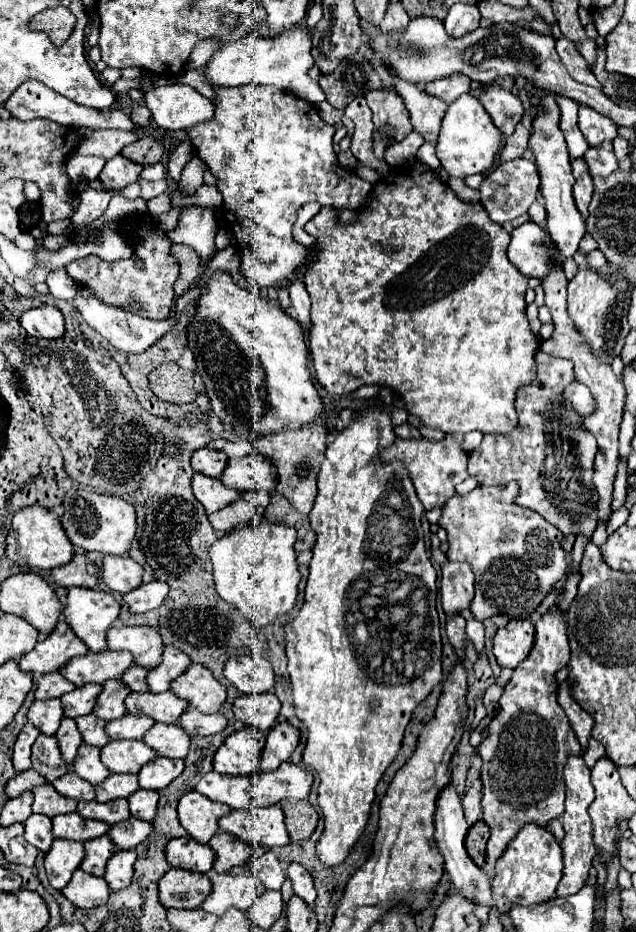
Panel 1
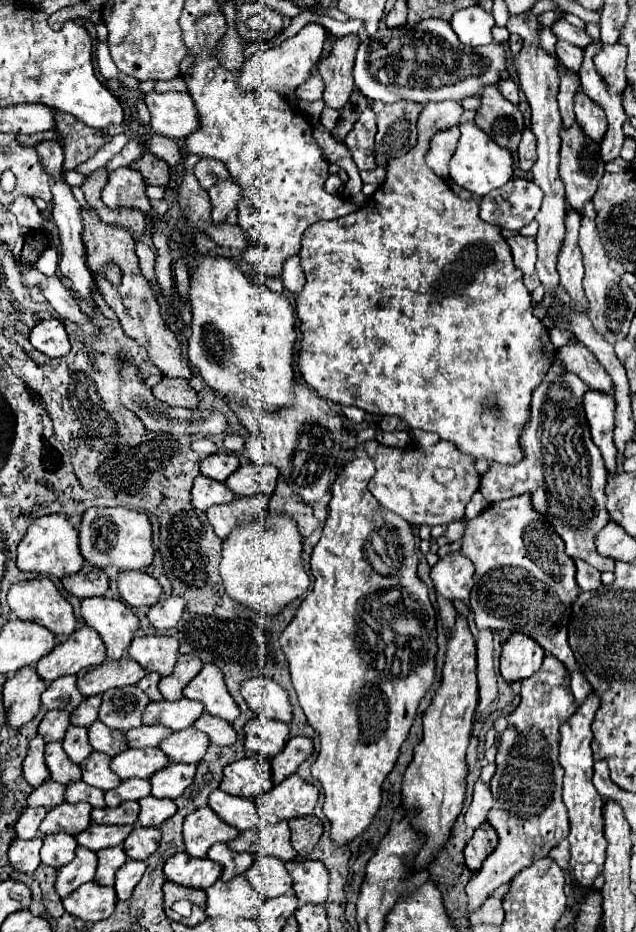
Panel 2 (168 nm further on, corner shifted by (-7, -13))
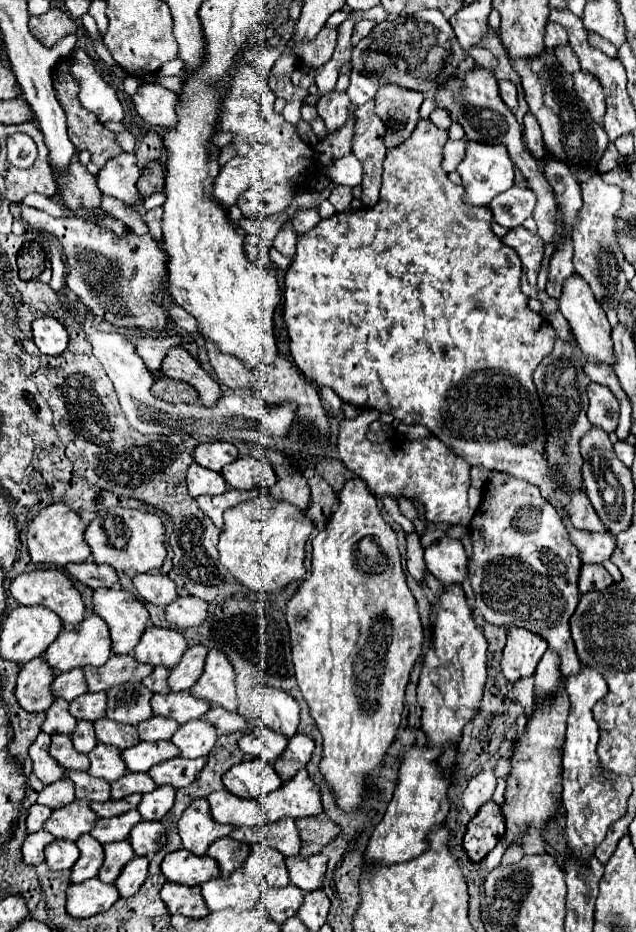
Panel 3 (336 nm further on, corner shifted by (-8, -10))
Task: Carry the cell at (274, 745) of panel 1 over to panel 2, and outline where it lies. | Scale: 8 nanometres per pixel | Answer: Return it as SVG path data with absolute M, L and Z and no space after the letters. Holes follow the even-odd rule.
M304 736L290 738L284 750L272 758L272 774L274 774L274 784L280 784L286 780L290 774L296 772L296 768L312 754L312 740Z

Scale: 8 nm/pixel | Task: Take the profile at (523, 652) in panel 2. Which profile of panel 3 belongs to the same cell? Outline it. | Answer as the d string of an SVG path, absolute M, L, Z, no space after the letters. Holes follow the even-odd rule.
M511 627L511 631L507 633L507 645L505 645L503 657L501 657L503 675L511 683L533 675L533 671L545 651L547 651L545 639L541 639L539 635L533 635L531 631Z

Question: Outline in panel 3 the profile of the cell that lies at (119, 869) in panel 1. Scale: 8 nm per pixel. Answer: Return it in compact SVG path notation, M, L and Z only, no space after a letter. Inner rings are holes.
M133 857L121 871L121 875L115 881L115 887L119 889L121 897L131 897L139 891L147 877L147 857Z

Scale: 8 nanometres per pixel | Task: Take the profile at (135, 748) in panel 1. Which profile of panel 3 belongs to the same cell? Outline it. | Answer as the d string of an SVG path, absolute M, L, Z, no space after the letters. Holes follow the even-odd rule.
M171 741L137 743L135 747L121 751L121 759L125 761L127 769L133 773L147 773L153 765L173 759L177 755L179 755L179 751L177 751L177 747L173 747Z

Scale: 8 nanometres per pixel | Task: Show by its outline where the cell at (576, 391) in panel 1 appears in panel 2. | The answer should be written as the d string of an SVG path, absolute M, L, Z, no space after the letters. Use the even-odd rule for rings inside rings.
M588 390L584 394L584 408L586 408L592 440L604 456L606 470L614 472L616 470L616 446L612 440L614 398L608 398L608 394L600 394L598 390Z

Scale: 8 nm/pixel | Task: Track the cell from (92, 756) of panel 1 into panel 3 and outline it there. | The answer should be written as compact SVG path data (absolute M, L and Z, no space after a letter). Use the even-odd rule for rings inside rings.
M99 743L87 757L91 761L91 767L87 773L93 777L99 777L99 779L105 779L107 783L117 781L127 771L125 763L119 759L121 751L117 747Z

